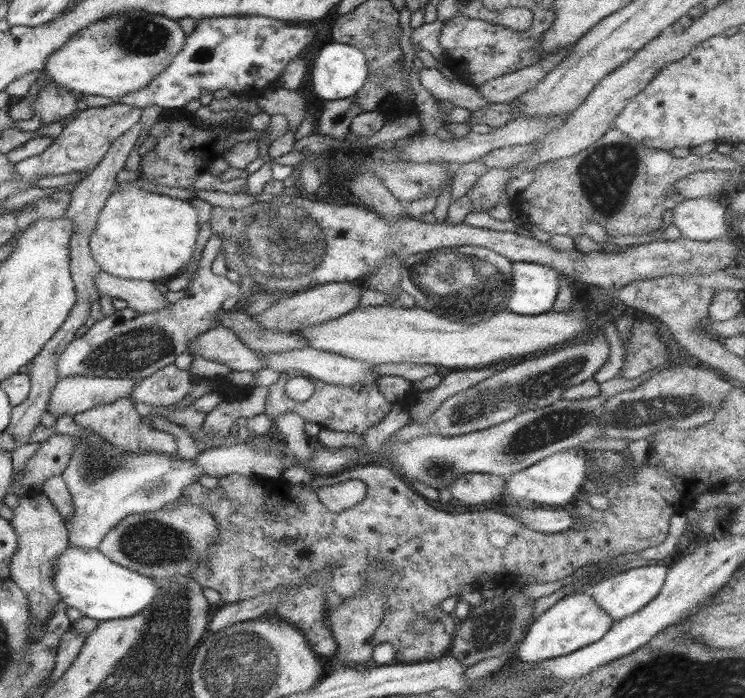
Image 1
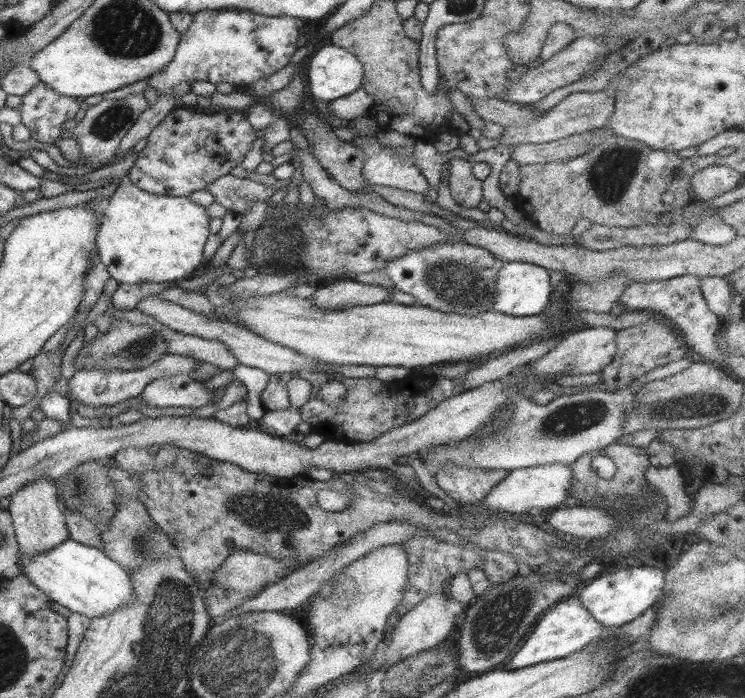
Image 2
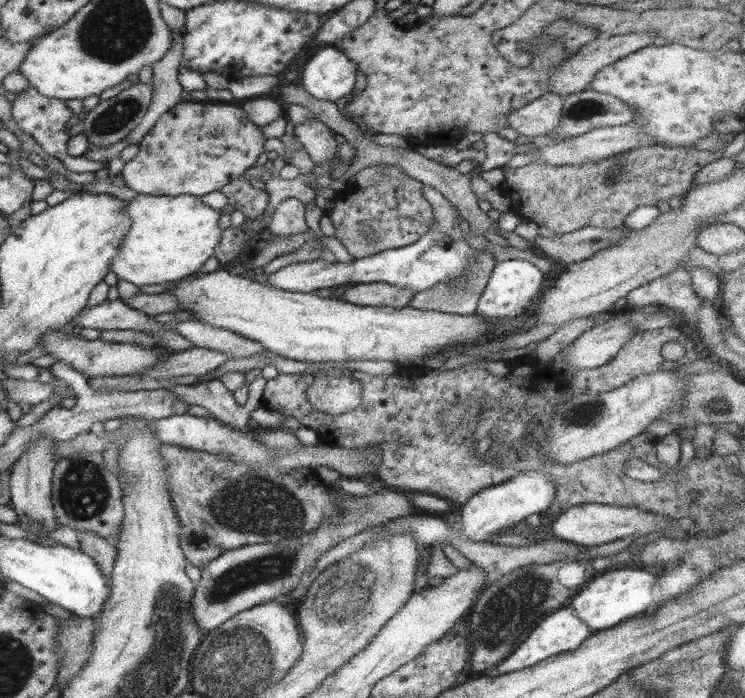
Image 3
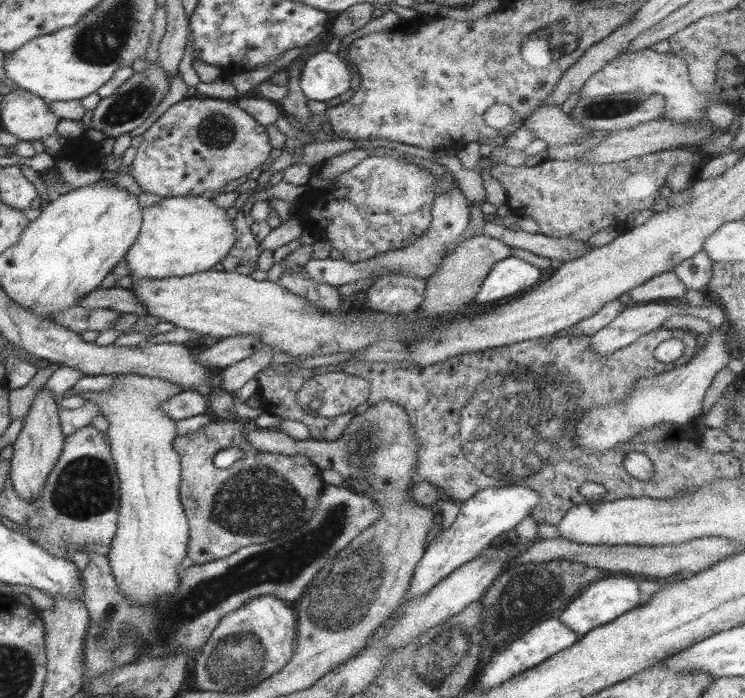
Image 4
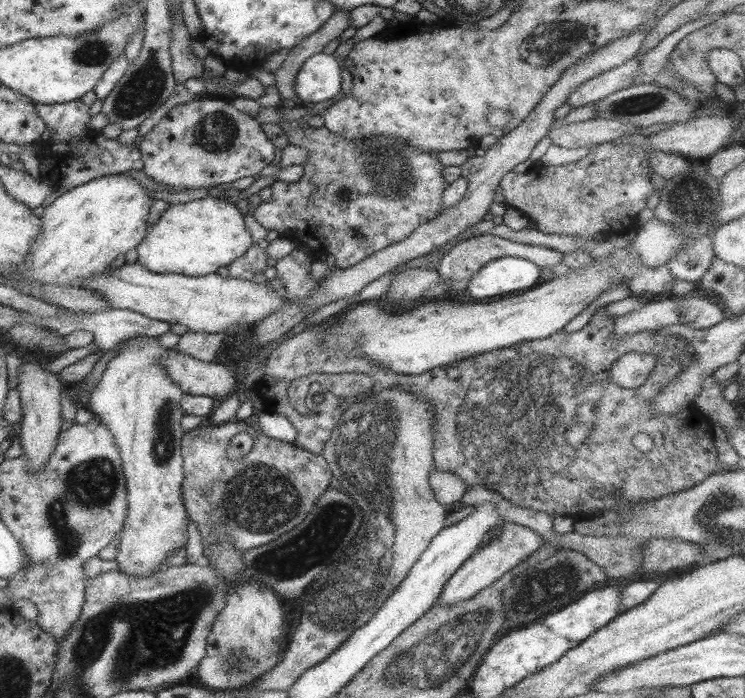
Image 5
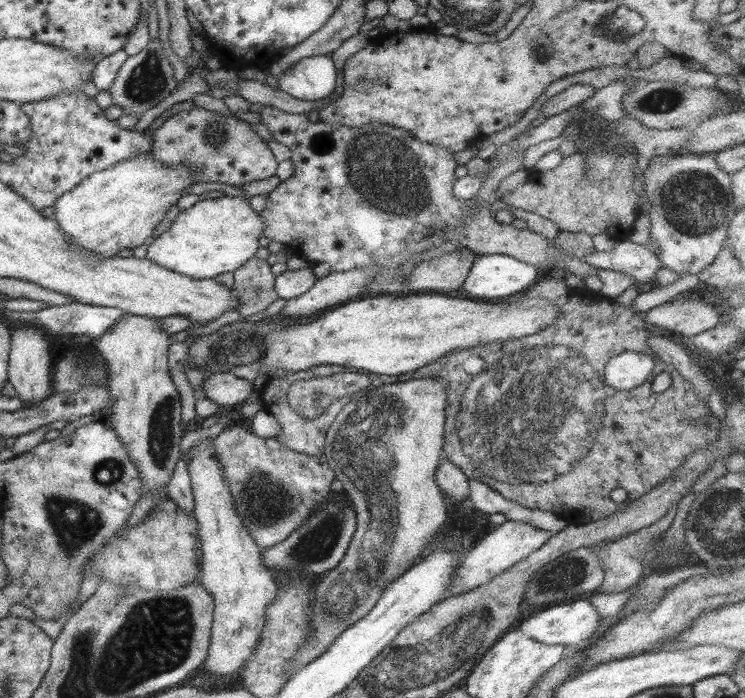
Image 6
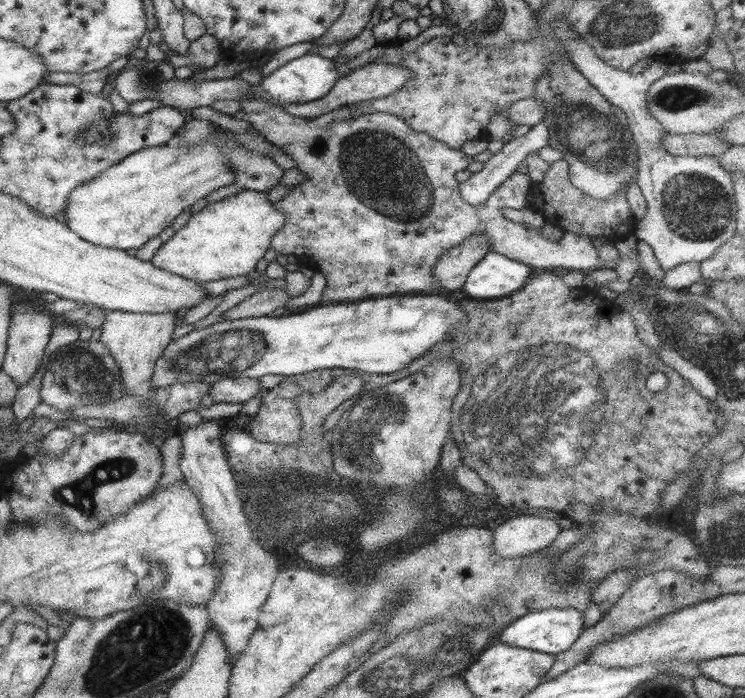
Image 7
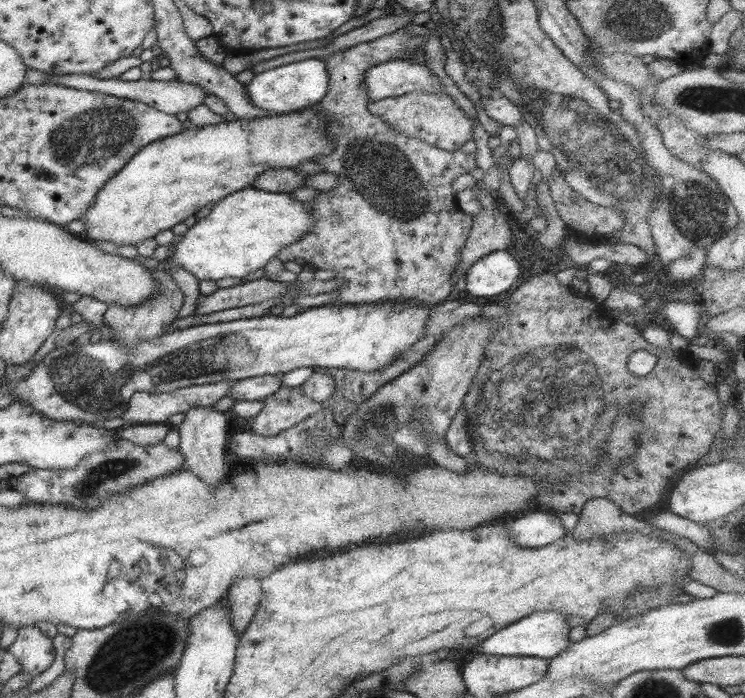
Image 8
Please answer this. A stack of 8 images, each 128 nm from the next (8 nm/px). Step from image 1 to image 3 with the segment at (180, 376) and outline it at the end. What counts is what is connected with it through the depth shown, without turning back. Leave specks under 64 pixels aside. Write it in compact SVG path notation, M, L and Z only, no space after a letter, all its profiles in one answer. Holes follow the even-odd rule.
M263 377L257 378L249 386L249 399L245 406L239 406L235 402L233 392L227 390L219 379L209 380L209 382L203 382L203 384L197 385L184 385L176 384L171 386L168 390L173 393L180 401L186 402L188 405L201 406L206 408L212 413L212 418L220 421L224 425L232 427L234 430L244 432L245 434L252 434L248 432L246 425L248 420L255 416L255 412L258 408L263 406L263 391L267 381Z

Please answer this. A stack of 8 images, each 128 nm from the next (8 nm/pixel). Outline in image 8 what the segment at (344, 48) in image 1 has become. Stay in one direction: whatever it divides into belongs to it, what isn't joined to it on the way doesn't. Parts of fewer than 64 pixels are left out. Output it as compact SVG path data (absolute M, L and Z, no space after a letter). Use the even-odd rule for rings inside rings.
M322 59L292 61L290 64L255 74L251 82L244 85L244 88L248 91L250 103L268 111L268 116L287 115L320 104L324 94L330 88L328 69Z

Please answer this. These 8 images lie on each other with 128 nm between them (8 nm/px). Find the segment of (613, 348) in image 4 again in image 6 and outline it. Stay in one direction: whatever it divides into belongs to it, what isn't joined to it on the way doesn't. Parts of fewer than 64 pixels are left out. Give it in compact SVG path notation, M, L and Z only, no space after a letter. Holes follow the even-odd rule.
M684 298L656 306L642 317L648 324L662 326L673 333L689 337L714 328L723 321L722 315L709 301Z

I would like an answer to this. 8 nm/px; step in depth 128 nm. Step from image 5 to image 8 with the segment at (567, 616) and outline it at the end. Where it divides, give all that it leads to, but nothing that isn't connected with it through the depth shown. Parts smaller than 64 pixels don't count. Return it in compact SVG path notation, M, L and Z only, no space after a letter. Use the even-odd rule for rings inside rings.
M556 611L534 612L518 622L506 626L504 630L490 636L476 650L479 654L488 653L498 656L534 656L541 659L551 659L568 648L570 627L568 627L568 619L564 615L556 613Z

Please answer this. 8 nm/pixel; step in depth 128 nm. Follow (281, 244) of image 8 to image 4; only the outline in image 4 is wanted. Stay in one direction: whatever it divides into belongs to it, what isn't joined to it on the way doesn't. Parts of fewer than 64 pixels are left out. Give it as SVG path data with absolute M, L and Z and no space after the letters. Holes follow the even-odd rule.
M179 196L162 199L142 208L142 228L136 242L125 256L133 278L170 278L170 276L188 276L209 271L218 262L224 262L236 243L236 224L228 217L226 209L216 206L207 196Z

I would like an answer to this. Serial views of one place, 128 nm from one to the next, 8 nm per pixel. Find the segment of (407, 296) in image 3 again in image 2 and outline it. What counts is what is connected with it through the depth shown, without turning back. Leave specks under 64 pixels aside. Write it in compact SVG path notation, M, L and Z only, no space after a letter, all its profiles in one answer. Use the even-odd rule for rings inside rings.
M340 280L319 287L309 297L310 304L318 310L344 310L352 306L380 304L390 299L390 288L382 285L365 284L358 281Z

